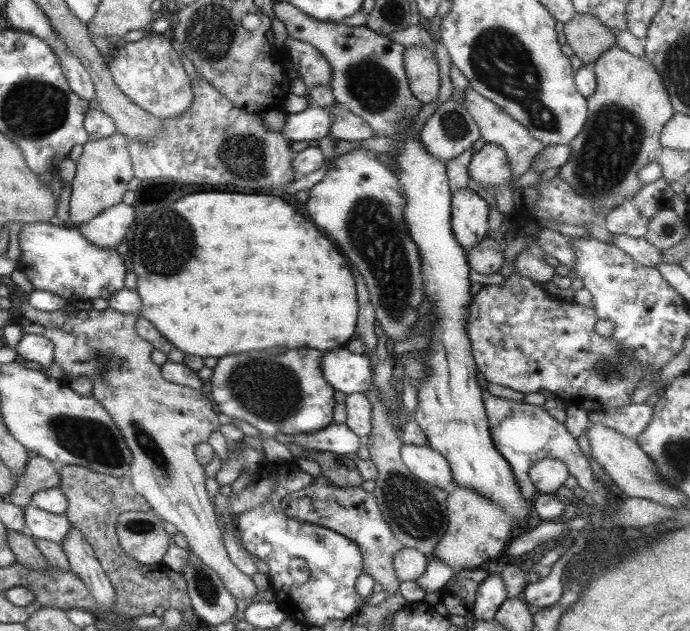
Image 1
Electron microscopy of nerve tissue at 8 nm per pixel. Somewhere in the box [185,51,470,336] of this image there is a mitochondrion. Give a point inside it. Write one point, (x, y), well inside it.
(372, 233)

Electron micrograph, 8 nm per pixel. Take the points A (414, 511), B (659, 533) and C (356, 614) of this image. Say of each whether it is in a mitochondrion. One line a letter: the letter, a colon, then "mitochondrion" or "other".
A: mitochondrion
B: other
C: other

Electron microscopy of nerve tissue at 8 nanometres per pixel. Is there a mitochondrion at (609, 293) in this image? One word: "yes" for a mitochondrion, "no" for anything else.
no

